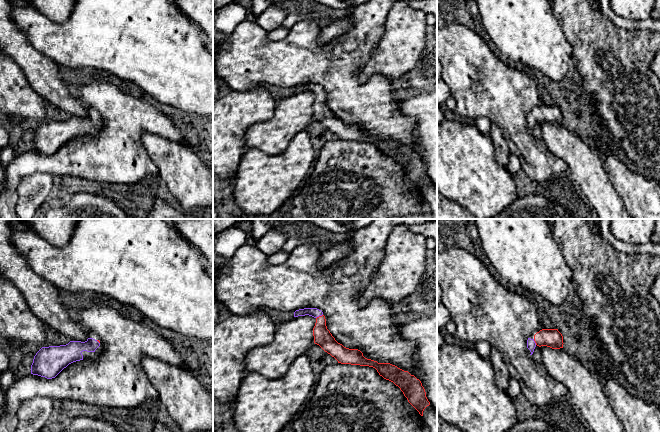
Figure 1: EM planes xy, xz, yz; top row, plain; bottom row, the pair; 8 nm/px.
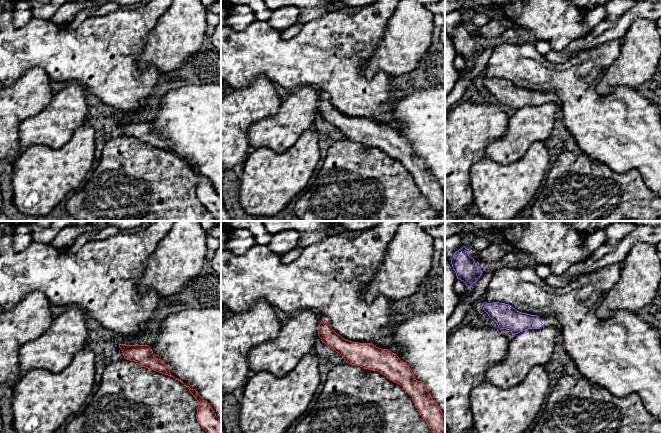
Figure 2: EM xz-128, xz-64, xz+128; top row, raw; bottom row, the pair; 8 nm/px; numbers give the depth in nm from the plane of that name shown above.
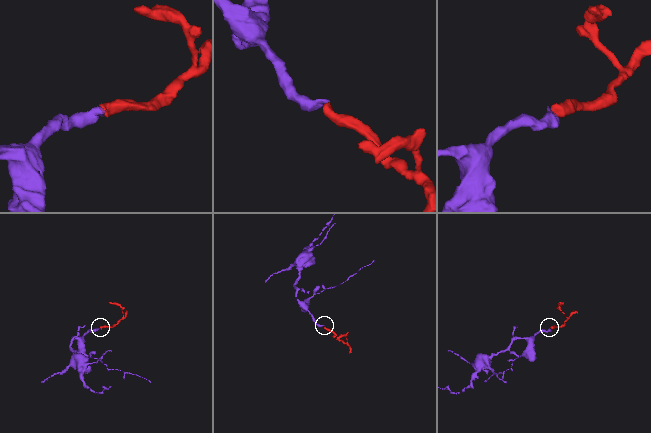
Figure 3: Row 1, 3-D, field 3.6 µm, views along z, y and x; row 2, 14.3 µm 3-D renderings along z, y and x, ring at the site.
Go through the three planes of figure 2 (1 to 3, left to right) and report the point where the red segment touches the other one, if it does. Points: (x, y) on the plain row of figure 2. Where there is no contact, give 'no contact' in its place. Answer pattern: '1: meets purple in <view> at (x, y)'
1: no contact
2: no contact
3: no contact

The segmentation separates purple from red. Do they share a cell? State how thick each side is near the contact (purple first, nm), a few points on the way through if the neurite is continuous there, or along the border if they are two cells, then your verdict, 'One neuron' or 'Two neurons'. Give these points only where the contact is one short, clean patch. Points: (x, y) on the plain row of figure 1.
Thickness 80 nm (purple) against 140 nm. Path across: xz (314, 88), (319, 91), (322, 112). One neuron

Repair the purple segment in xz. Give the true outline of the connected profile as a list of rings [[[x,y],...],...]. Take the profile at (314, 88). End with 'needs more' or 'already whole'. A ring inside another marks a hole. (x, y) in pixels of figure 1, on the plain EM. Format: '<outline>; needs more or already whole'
[[[304,84],[294,88],[294,93],[309,91],[316,95],[313,104],[314,119],[334,133],[338,139],[369,142],[377,146],[384,155],[393,158],[400,164],[408,178],[423,192],[424,185],[430,181],[422,159],[408,147],[390,139],[378,139],[367,135],[358,125],[349,125],[338,119],[326,102],[323,88],[317,84]]]; needs more

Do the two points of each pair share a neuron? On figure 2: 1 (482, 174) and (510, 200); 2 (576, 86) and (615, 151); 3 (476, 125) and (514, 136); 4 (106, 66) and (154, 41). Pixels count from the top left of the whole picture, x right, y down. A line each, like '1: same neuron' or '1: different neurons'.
1: same neuron
2: same neuron
3: different neurons
4: different neurons

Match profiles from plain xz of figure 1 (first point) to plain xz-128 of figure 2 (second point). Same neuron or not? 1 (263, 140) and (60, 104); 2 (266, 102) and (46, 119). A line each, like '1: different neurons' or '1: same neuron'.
1: same neuron
2: different neurons

